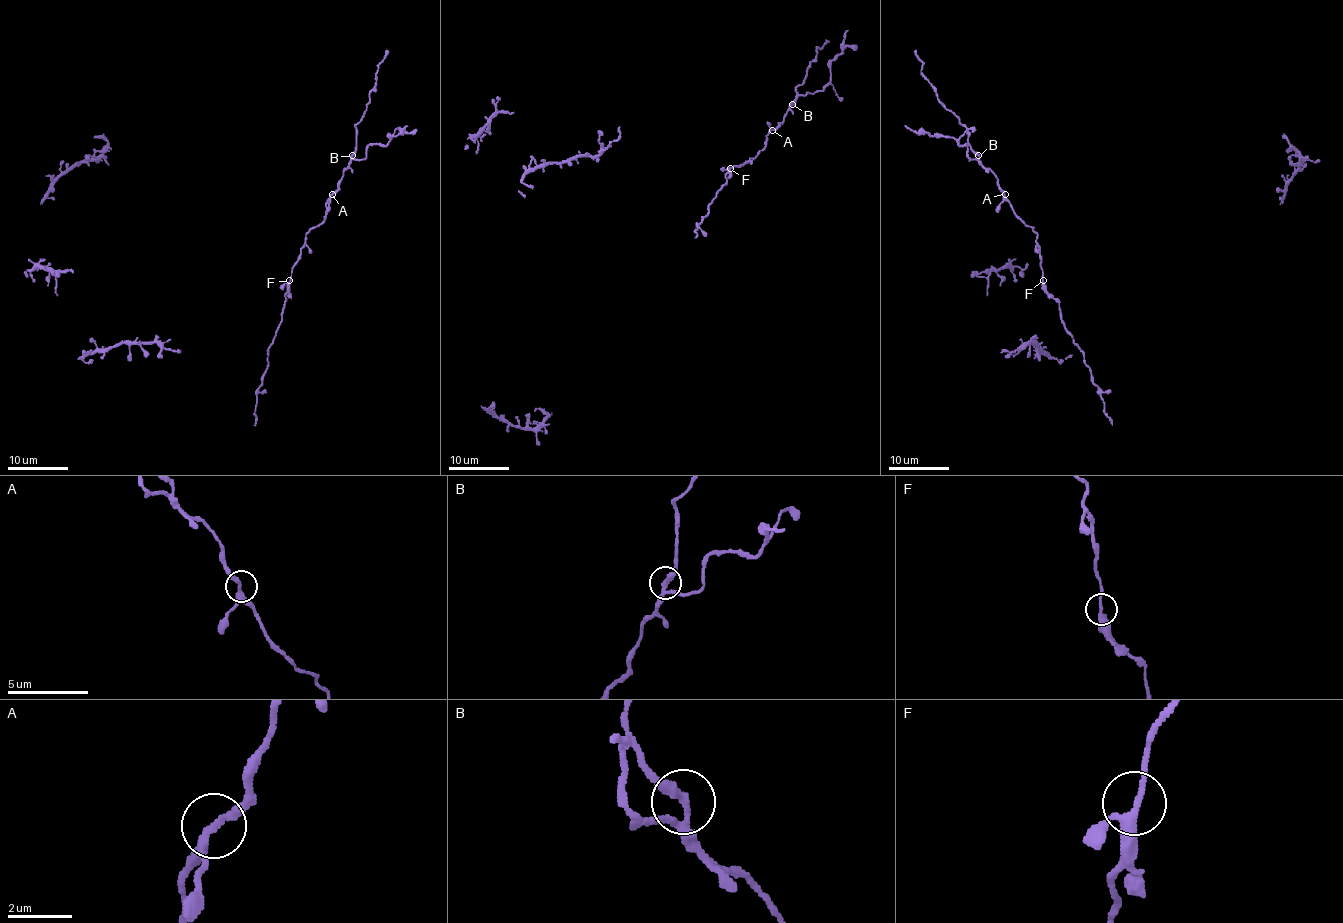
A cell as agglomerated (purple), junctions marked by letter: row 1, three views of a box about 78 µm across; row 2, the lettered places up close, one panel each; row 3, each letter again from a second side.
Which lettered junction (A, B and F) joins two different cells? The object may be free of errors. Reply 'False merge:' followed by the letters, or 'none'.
False merge: none

